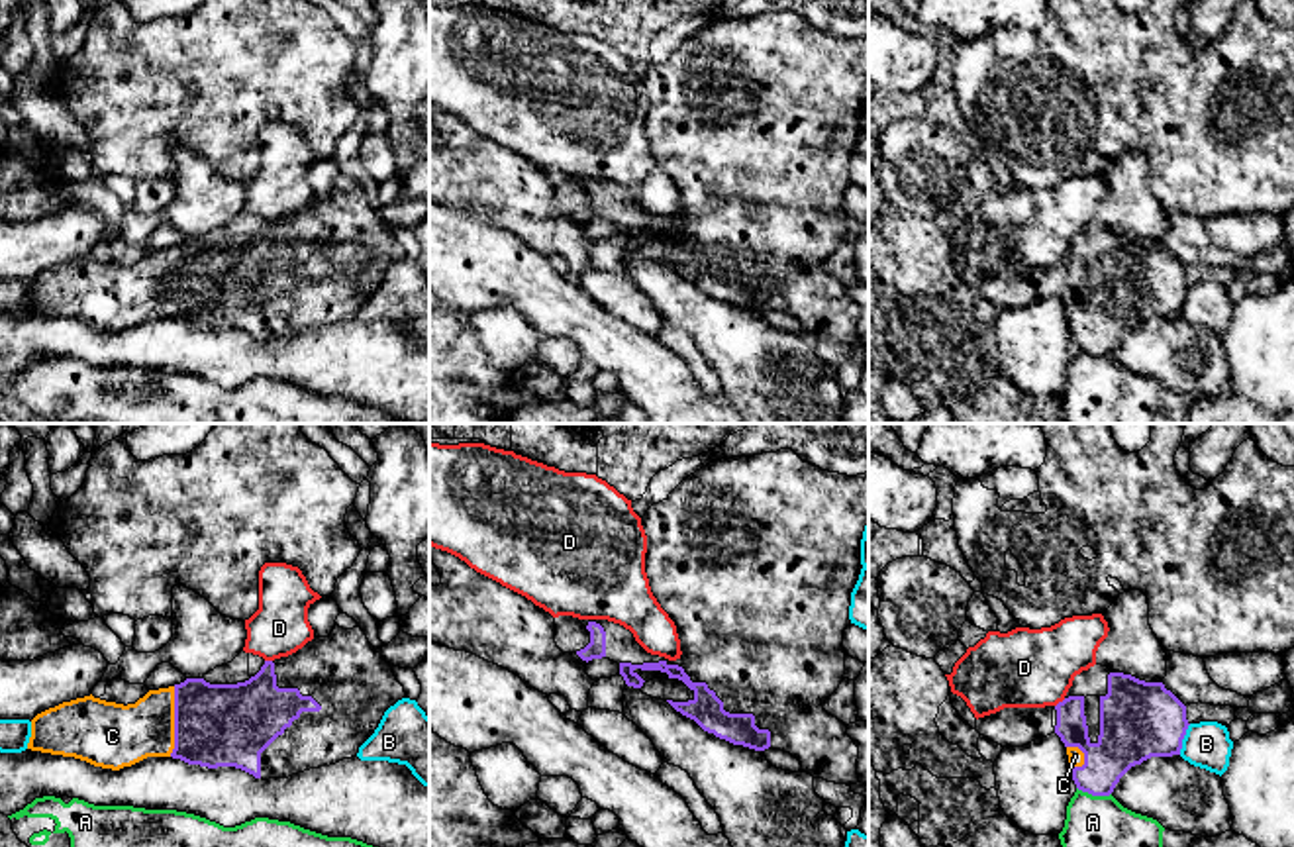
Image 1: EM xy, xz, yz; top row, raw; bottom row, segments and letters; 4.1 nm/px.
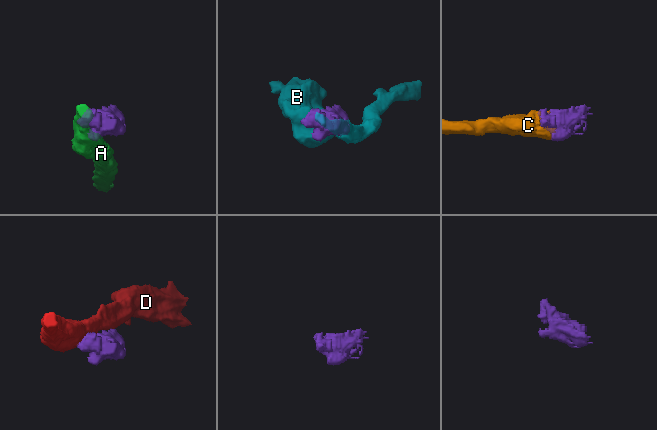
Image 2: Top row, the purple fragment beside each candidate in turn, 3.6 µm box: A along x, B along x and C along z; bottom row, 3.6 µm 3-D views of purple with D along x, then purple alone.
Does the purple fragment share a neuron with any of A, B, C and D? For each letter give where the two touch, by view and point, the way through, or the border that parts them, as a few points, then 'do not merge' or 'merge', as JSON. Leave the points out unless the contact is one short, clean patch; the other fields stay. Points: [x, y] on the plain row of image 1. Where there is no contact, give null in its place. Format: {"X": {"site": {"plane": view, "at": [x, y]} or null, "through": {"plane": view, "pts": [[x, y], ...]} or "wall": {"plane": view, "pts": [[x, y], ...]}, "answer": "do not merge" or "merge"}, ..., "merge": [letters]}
{"A": {"site": {"plane": "yz", "at": [1094, 355]}, "wall": {"plane": "yz", "pts": [[1077, 348], [1093, 355], [1110, 355]]}, "answer": "do not merge"}, "B": {"site": {"plane": "yz", "at": [1183, 298]}, "answer": "do not merge"}, "C": {"site": {"plane": "xy", "at": [175, 283]}, "answer": "merge"}, "D": {"site": {"plane": "yz", "at": [1059, 263]}, "answer": "do not merge"}, "merge": ["C"]}

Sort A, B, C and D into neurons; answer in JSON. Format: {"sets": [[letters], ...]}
{"sets": [["A"], ["B"], ["C"], ["D"]]}

